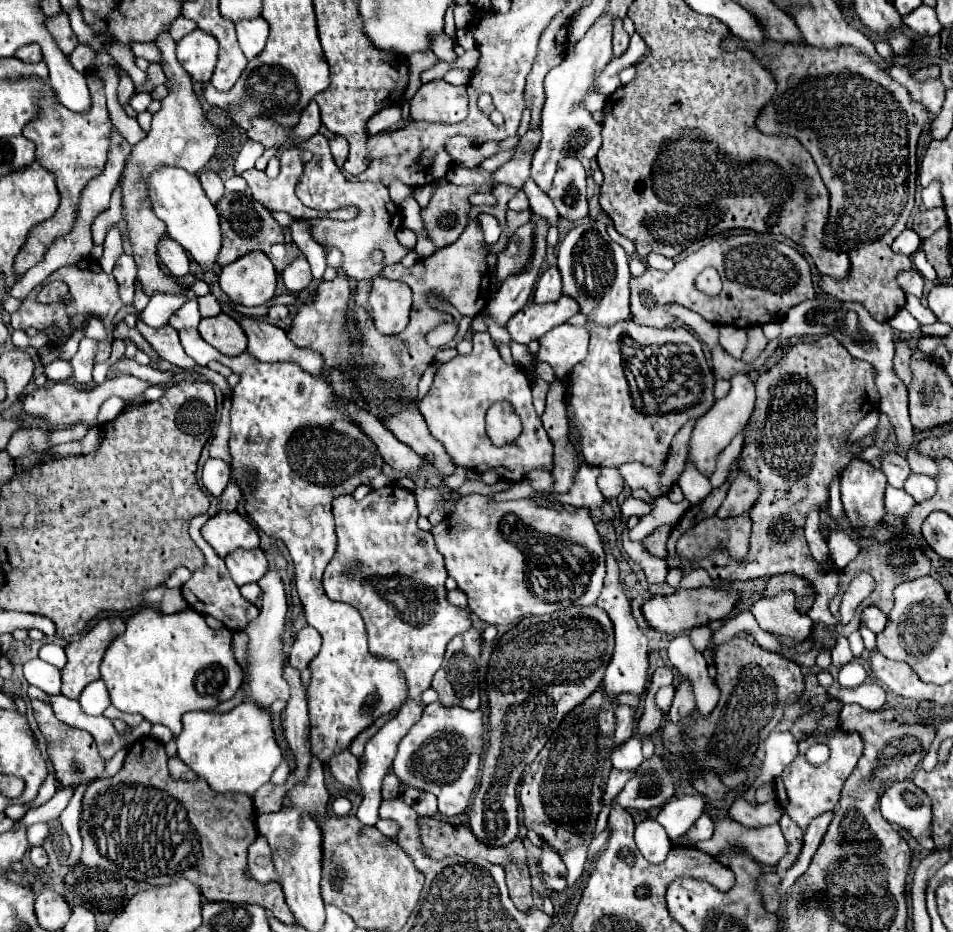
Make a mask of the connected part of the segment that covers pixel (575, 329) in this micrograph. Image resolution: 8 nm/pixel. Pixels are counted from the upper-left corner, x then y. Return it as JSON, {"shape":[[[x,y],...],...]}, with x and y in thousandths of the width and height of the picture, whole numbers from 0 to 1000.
{"shape":[[[587,348],[566,363],[563,386],[574,388],[587,408],[595,408],[605,388],[616,382],[618,356],[614,350]]]}

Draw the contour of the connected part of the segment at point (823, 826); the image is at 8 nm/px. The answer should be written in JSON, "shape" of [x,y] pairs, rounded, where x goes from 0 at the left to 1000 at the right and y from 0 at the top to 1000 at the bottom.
{"shape":[[[874,871],[859,873],[857,878],[851,880],[851,884],[849,884],[847,891],[845,891],[843,908],[841,908],[841,914],[838,914],[836,923],[832,925],[832,929],[830,929],[828,933],[824,933],[824,938],[822,938],[822,942],[820,942],[820,948],[817,948],[817,953],[815,953],[817,959],[824,959],[824,957],[832,951],[832,946],[847,933],[847,929],[849,929],[855,912],[859,910],[859,906],[861,906],[861,901],[864,901],[864,897],[866,897],[872,880],[874,880]]]}

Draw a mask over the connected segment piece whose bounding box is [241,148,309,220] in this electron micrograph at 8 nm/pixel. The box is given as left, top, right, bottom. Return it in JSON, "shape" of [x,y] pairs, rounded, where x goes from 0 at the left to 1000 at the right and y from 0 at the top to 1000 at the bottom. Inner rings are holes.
{"shape":[[[316,159],[299,160],[294,168],[294,185],[291,191],[282,191],[270,180],[253,187],[259,193],[263,208],[270,217],[274,217],[284,227],[301,227],[310,236],[324,234],[324,223],[316,221],[316,215],[310,207],[316,182],[320,180],[316,165]]]}

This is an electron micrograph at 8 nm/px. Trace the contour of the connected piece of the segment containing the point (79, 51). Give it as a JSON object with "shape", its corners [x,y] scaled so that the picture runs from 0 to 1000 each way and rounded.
{"shape":[[[83,47],[73,58],[76,71],[85,78],[89,78],[99,67],[101,56],[92,48]]]}

